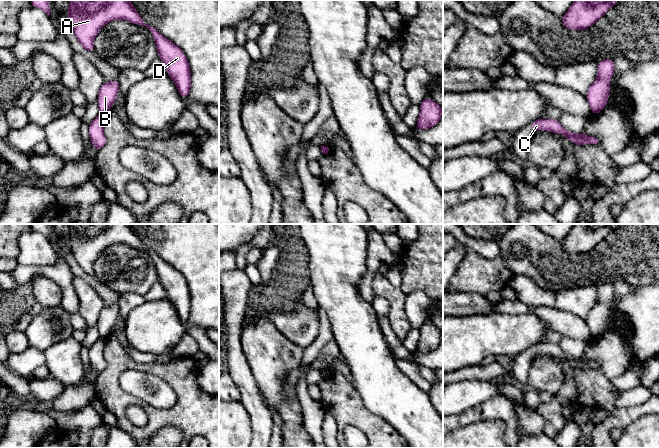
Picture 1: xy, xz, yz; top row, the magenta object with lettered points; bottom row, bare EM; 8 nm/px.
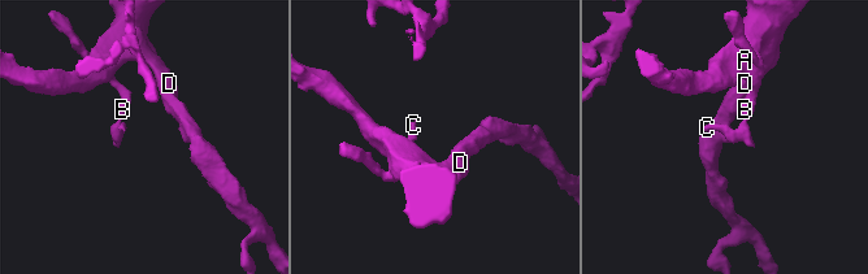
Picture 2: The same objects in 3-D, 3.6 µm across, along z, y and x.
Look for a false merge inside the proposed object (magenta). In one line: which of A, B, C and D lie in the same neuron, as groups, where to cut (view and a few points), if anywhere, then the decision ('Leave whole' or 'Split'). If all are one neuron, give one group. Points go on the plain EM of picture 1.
Groups: A B D / C. Split along xy (100, 337), (104, 340). Split

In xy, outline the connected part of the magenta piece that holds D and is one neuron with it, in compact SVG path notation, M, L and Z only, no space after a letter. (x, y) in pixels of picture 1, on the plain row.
M70 224L67 237L71 252L82 269L82 273L94 276L94 262L99 254L107 247L123 243L133 248L146 250L156 267L157 276L160 284L167 293L167 299L175 306L178 316L183 323L187 323L191 313L191 294L184 276L169 263L161 259L155 252L146 249L142 241L133 231L131 224Z

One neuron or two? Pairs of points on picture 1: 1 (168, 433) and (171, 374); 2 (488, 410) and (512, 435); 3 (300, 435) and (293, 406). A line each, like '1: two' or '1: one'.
1: two
2: one
3: one

